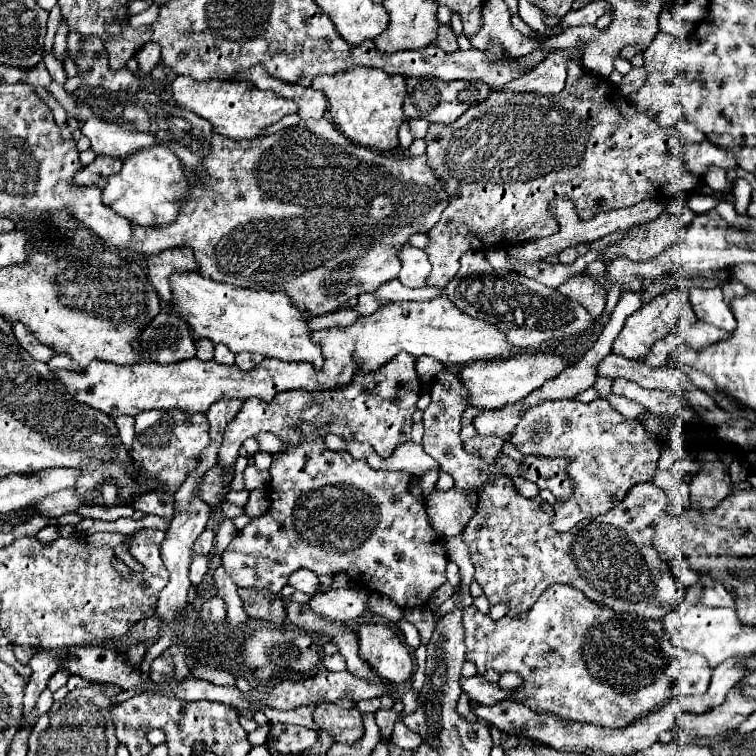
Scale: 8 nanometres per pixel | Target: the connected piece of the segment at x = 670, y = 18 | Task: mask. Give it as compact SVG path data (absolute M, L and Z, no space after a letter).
M665 9L665 11L661 13L661 19L659 19L659 29L661 29L663 33L675 35L675 37L687 37L687 35L689 35L689 29L685 29L683 23L685 23L685 21L677 19L671 11Z

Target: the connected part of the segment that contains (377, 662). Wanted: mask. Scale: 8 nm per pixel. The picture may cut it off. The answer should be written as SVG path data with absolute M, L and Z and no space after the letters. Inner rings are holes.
M363 623L359 627L361 657L387 681L405 683L413 673L413 659L399 635L383 623Z

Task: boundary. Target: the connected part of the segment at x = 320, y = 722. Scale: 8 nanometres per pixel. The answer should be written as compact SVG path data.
M339 699L335 703L319 703L313 711L319 731L327 731L335 743L353 745L363 737L363 719L353 701Z

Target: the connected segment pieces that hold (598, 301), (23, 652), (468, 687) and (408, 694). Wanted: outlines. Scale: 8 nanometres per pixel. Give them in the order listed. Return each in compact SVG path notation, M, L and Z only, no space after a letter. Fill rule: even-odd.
M573 275L559 287L559 291L569 299L581 303L593 319L601 317L607 291L603 287L597 287L597 281L593 281L589 275Z
M14 645L13 651L16 658L25 665L29 663L31 657L36 653L36 649L34 647L29 647L26 645Z
M483 675L461 677L461 687L469 695L469 699L477 699L483 705L493 705L505 699L513 699L513 689L501 689L497 683L489 683Z
M411 687L411 689L407 689L405 691L405 695L401 697L401 701L403 701L403 705L405 705L405 709L403 709L403 713L401 715L409 715L415 707L417 707L417 691Z

